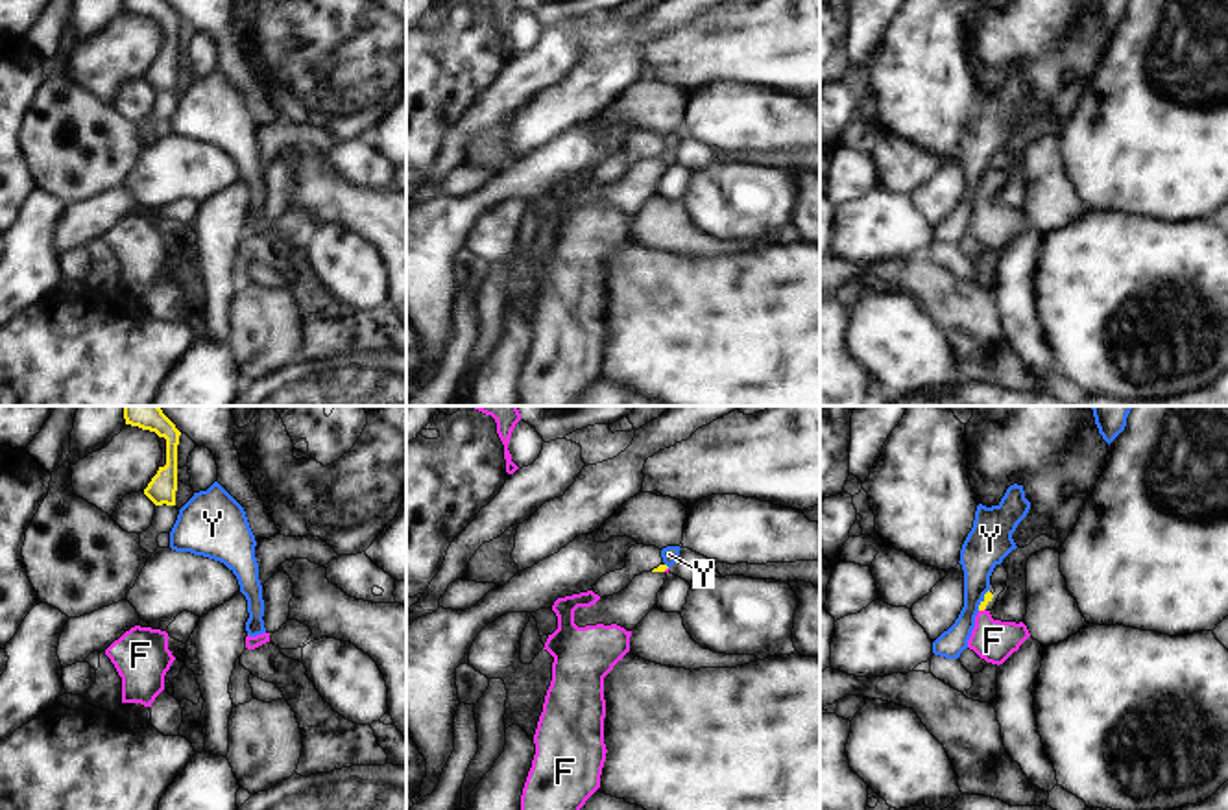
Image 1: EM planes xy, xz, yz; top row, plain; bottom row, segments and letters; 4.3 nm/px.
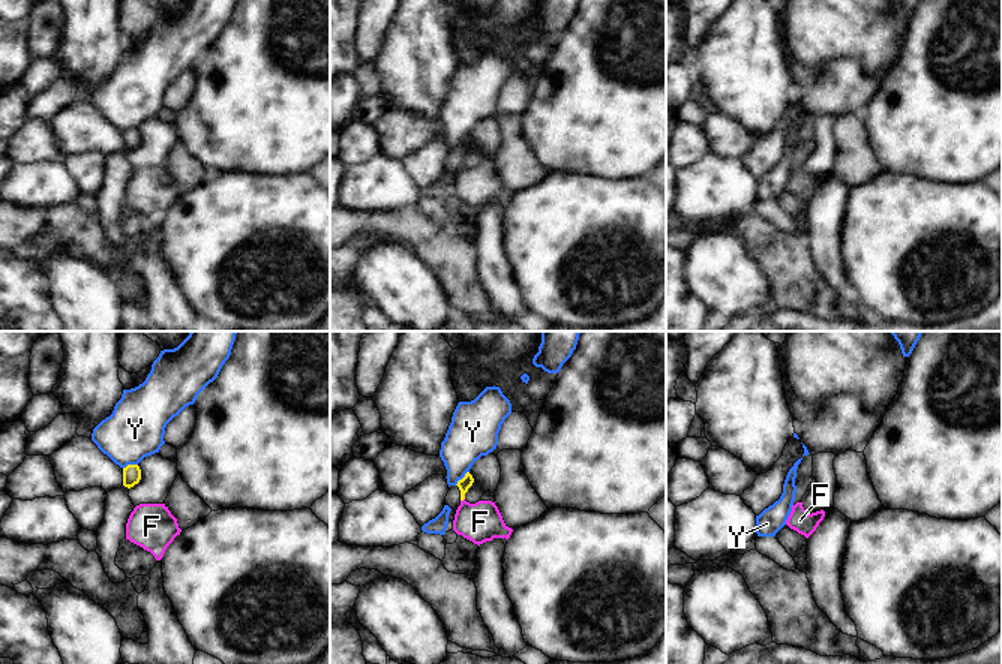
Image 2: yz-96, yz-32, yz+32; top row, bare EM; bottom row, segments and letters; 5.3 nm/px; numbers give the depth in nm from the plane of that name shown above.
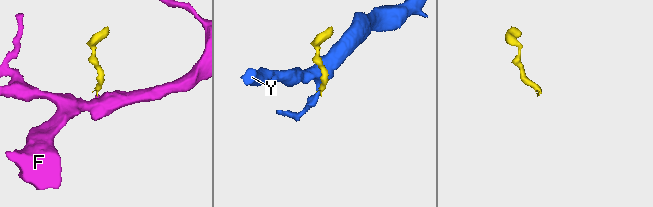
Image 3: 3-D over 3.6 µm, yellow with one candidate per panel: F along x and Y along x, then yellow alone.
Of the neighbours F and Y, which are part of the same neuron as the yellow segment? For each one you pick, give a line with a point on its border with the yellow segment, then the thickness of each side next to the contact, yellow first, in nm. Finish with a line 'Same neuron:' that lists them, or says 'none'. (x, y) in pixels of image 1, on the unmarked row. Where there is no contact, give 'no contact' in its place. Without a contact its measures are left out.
Same neuron: none

